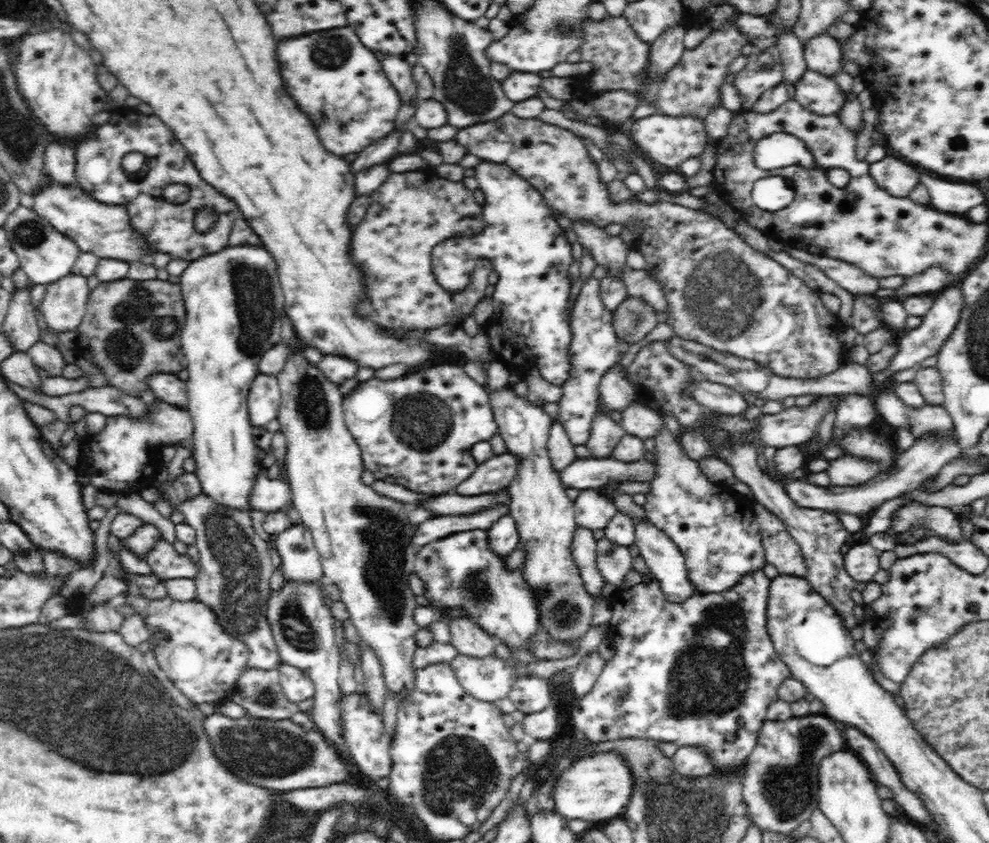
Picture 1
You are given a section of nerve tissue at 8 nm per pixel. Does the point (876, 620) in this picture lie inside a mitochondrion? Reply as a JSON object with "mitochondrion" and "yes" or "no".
{"mitochondrion":"no"}

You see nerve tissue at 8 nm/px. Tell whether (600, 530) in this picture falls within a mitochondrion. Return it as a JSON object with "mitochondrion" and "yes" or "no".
{"mitochondrion":"no"}

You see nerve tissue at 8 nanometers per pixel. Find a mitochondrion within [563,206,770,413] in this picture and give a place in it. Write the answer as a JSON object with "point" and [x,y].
{"point":[723,296]}

